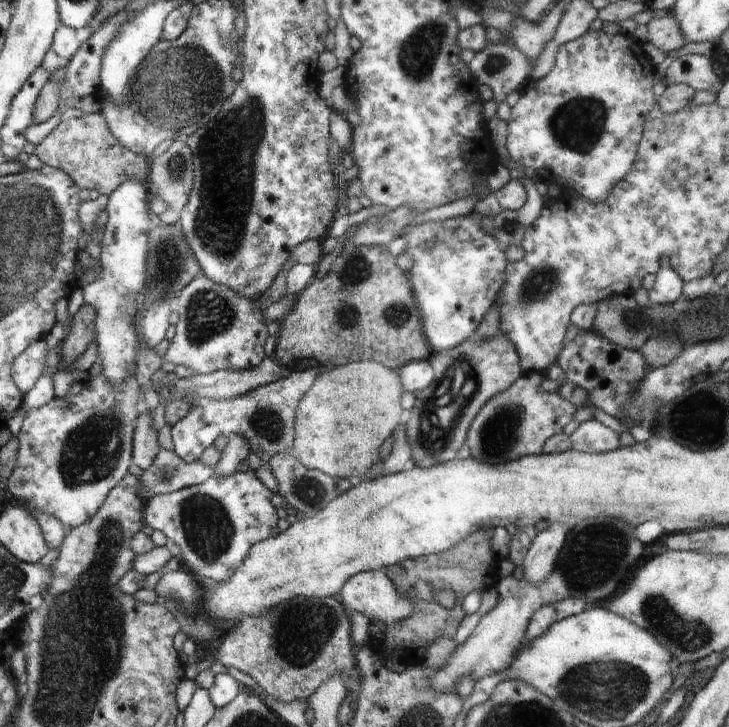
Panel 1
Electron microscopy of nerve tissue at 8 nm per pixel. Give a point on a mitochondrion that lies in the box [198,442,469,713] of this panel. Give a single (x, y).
(303, 630)

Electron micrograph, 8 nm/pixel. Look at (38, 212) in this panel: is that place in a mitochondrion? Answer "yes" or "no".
yes

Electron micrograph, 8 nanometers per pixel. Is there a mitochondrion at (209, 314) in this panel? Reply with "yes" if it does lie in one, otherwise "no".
yes

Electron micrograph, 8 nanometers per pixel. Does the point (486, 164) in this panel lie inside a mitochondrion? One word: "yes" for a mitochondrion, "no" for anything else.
no

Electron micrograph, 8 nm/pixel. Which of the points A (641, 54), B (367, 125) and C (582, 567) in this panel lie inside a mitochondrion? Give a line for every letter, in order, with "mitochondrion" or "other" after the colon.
A: other
B: other
C: mitochondrion

